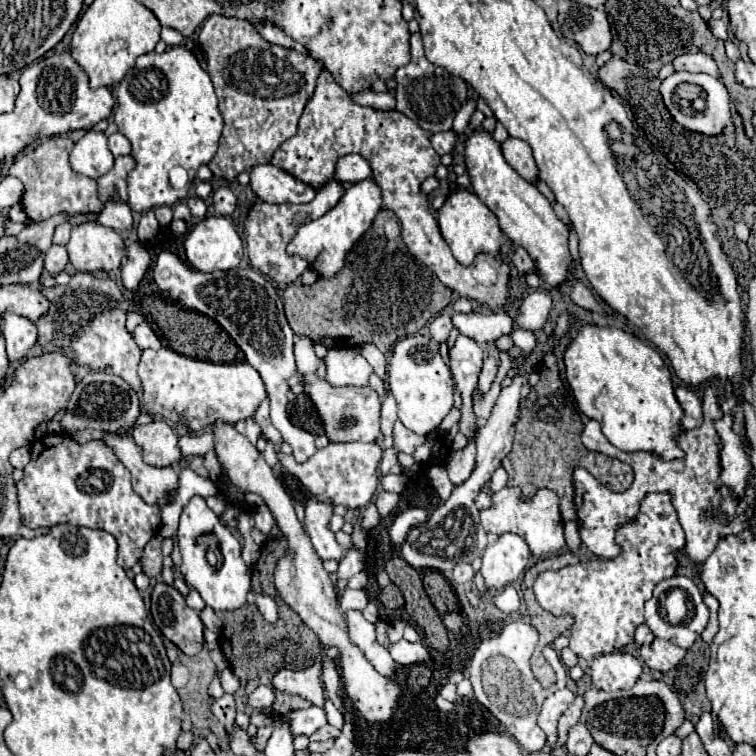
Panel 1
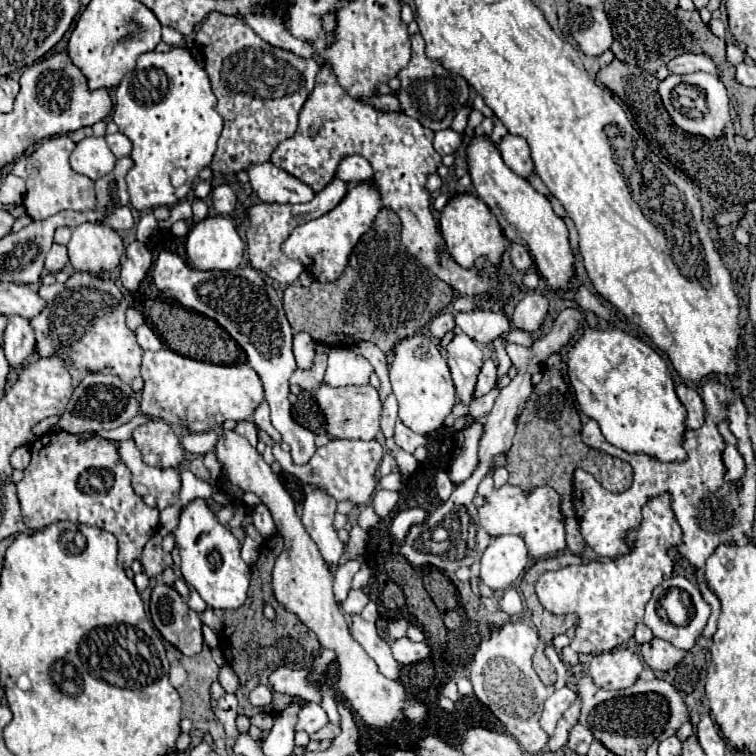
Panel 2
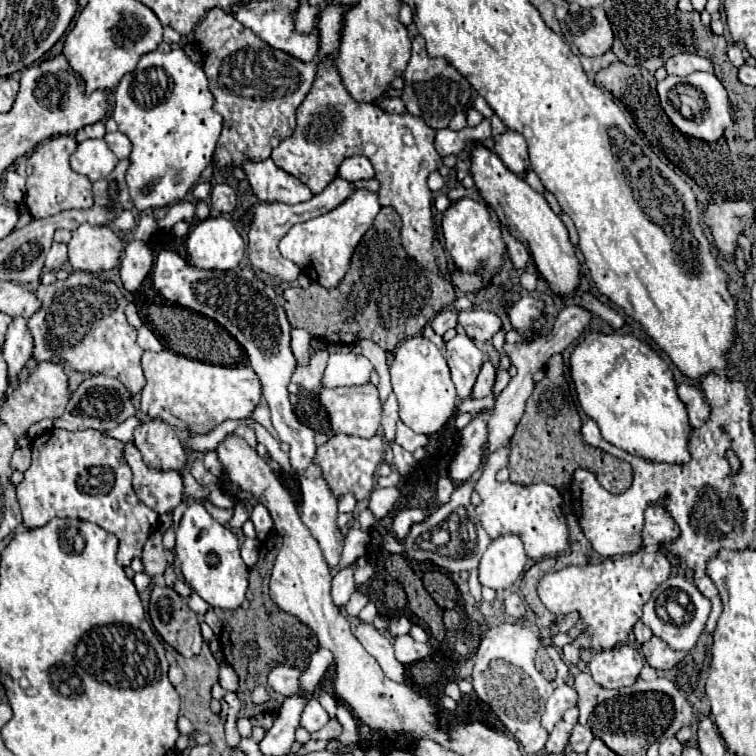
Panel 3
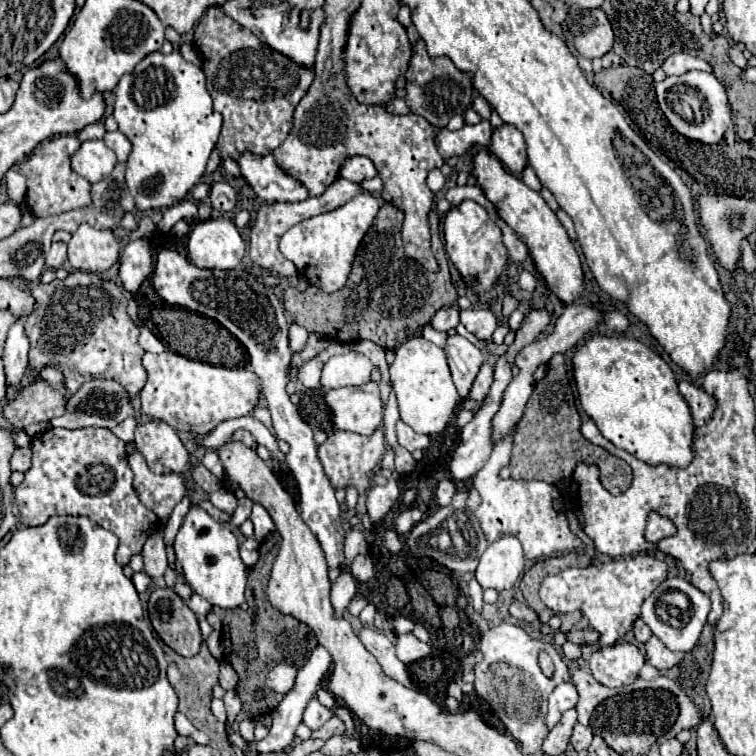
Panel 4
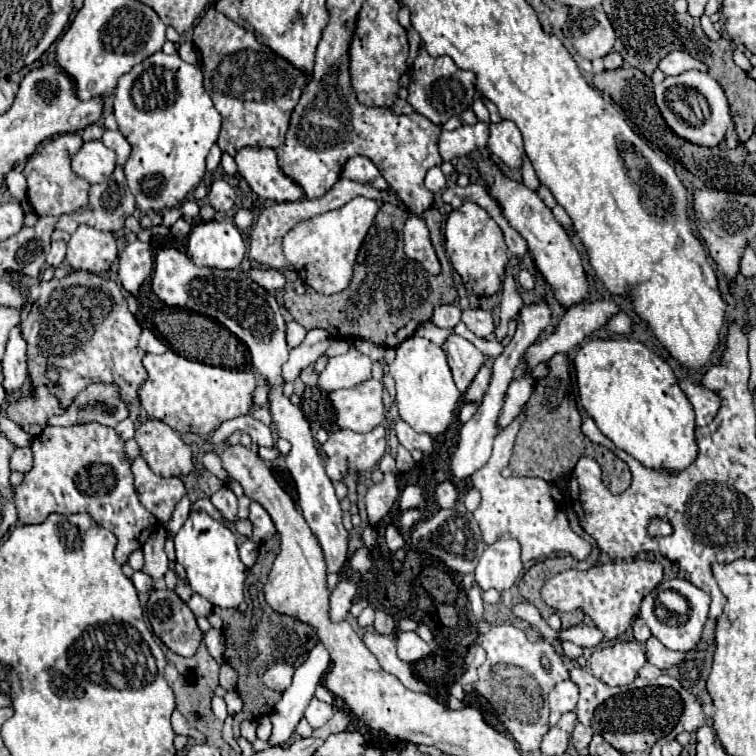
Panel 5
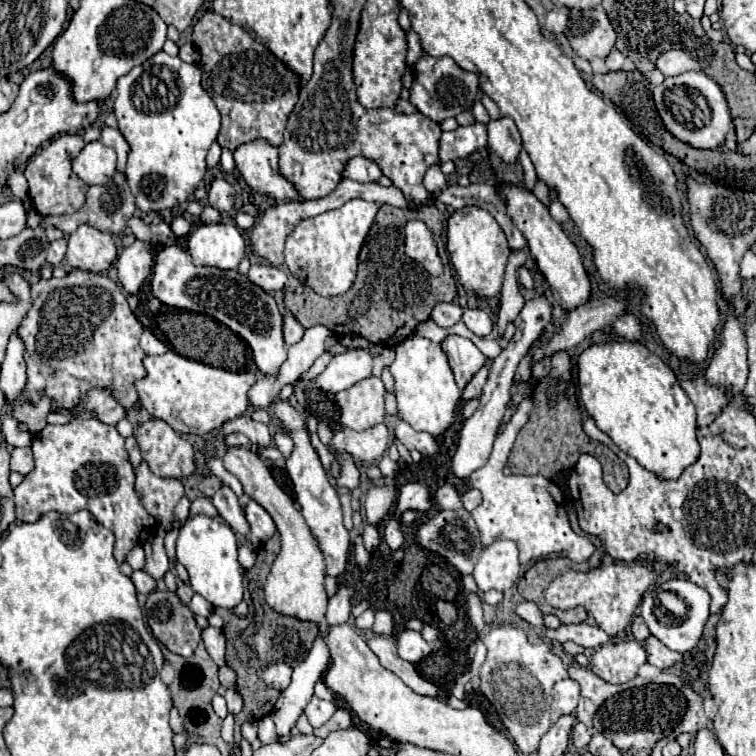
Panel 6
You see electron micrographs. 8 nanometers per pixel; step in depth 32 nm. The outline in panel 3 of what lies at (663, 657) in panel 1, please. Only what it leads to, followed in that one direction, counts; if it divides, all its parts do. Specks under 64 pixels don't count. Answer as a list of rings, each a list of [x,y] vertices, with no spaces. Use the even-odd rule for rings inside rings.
[[[654,636],[646,644],[642,644],[642,654],[646,662],[656,670],[670,670],[684,658],[684,652],[672,650],[664,640]]]

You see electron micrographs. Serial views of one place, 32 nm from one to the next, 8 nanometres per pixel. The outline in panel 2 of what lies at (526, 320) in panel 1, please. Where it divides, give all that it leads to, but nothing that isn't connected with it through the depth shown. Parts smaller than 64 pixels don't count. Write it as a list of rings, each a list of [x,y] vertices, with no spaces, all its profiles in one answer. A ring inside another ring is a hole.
[[[540,292],[526,294],[520,304],[514,308],[512,324],[524,332],[536,332],[542,328],[548,316],[548,298]]]

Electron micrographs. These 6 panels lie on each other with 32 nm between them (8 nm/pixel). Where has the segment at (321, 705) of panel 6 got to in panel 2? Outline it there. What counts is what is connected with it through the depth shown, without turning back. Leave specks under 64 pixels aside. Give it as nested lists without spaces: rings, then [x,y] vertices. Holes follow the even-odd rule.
[[[308,704],[304,706],[300,712],[298,712],[298,720],[296,720],[296,726],[294,730],[300,732],[308,732],[308,734],[314,734],[316,730],[320,730],[322,726],[328,724],[328,718],[326,718],[326,712],[322,710],[322,706],[318,704]]]

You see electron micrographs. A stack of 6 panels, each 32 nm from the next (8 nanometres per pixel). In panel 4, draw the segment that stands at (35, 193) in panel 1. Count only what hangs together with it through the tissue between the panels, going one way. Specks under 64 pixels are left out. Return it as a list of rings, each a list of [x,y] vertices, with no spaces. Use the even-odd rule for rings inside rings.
[[[62,134],[50,138],[50,140],[44,140],[42,144],[36,146],[32,156],[28,156],[24,162],[20,162],[18,172],[28,178],[26,204],[30,206],[30,210],[36,218],[68,212],[74,208],[86,208],[92,204],[92,198],[90,198],[92,184],[70,168],[70,157],[80,145],[81,142],[76,135]]]

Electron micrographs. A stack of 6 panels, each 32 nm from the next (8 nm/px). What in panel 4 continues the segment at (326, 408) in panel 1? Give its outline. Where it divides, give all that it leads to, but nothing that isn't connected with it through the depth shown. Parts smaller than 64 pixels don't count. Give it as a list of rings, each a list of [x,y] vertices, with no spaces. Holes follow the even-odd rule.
[[[290,324],[290,348],[292,352],[302,352],[306,348],[306,342],[308,342],[308,332],[302,328],[302,326],[296,326],[296,324]],[[376,382],[326,390],[324,402],[332,410],[334,430],[370,436],[382,424],[382,400]]]

